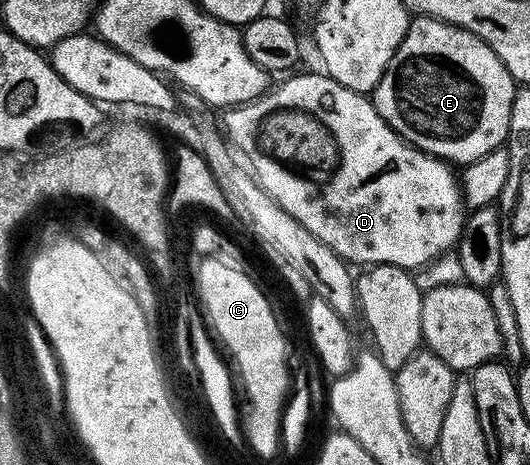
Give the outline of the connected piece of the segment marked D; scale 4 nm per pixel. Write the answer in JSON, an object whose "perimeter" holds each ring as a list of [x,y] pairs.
{"perimeter":[[[327,74],[296,75],[281,79],[284,81],[277,88],[269,87],[258,98],[223,113],[223,135],[240,156],[248,159],[247,167],[262,190],[349,265],[393,264],[417,270],[443,252],[451,253],[460,241],[466,219],[453,165],[406,143],[380,117],[365,93],[350,90]]]}

